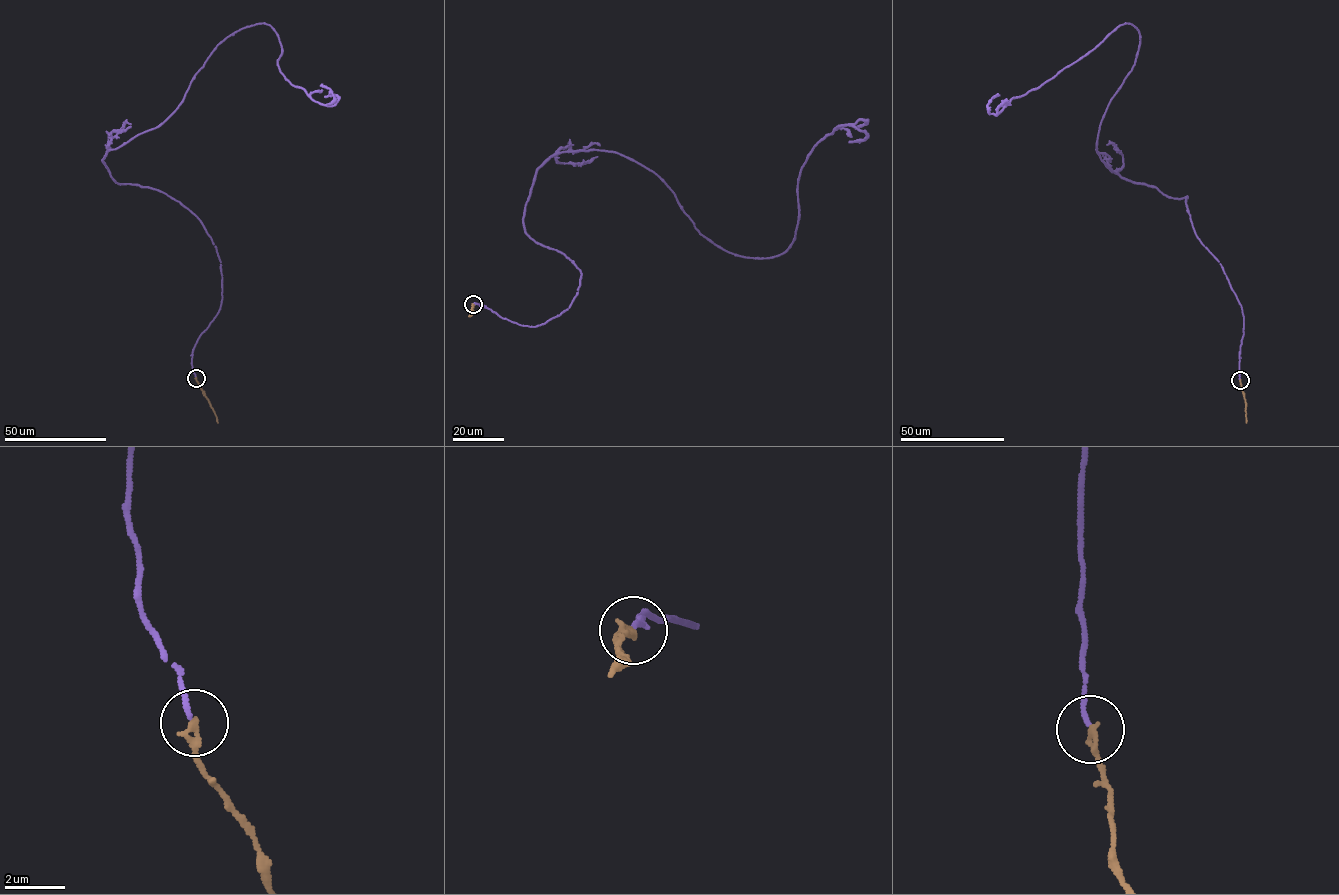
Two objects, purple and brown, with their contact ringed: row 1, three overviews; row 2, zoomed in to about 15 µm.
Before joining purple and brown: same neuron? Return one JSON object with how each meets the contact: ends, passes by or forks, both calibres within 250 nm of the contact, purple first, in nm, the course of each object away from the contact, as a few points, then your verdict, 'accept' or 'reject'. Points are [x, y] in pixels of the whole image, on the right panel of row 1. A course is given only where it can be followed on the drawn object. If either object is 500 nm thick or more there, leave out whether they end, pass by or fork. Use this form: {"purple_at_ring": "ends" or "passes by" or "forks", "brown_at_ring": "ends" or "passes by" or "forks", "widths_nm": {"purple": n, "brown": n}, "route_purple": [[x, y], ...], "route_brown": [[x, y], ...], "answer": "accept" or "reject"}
{"purple_at_ring": "ends", "brown_at_ring": "ends", "widths_nm": {"purple": 140, "brown": 240}, "route_purple": [[1240, 380], [1241, 305], [1188, 197], [1096, 152], [1137, 28], [990, 113], [999, 95]], "route_brown": [[1240, 380], [1246, 422]], "answer": "accept"}

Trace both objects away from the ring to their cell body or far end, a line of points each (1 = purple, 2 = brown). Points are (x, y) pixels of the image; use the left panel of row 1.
1: (196, 377), (215, 246), (102, 162), (246, 27), (270, 25), (286, 79), (328, 104), (320, 85)
2: (196, 377), (218, 422)

